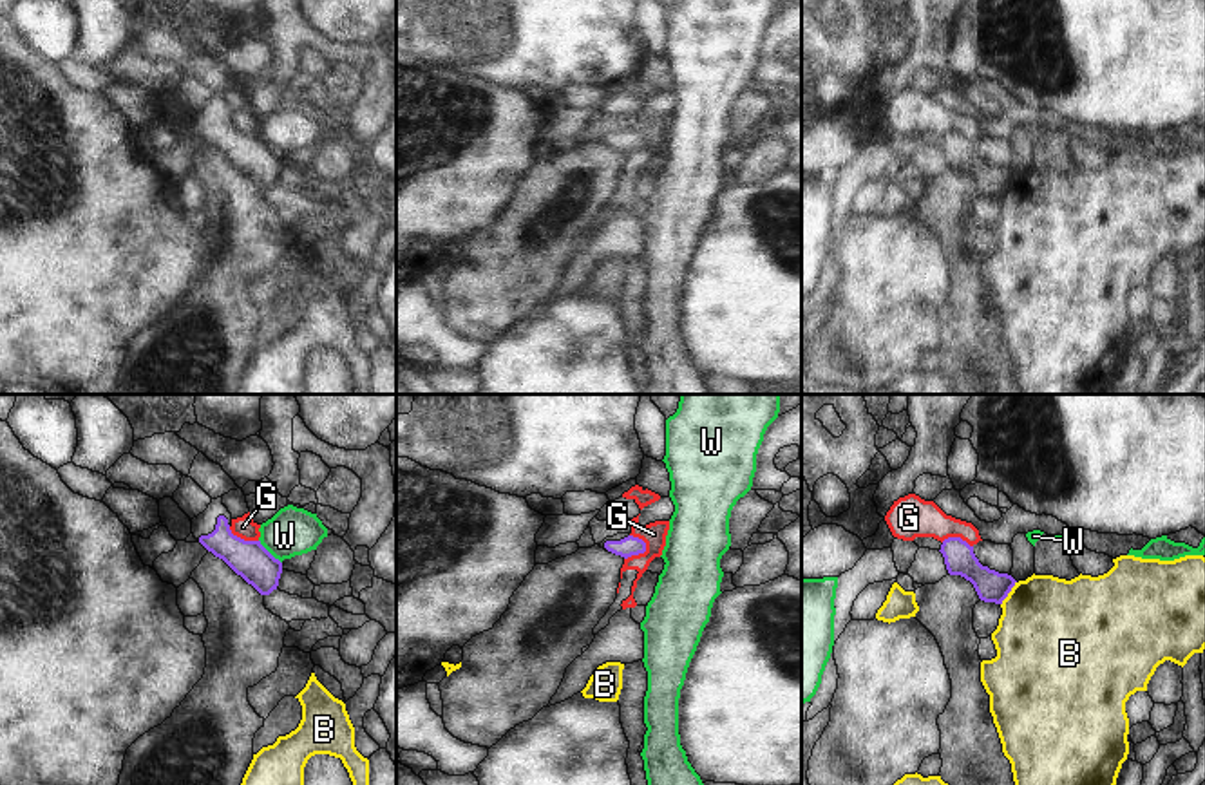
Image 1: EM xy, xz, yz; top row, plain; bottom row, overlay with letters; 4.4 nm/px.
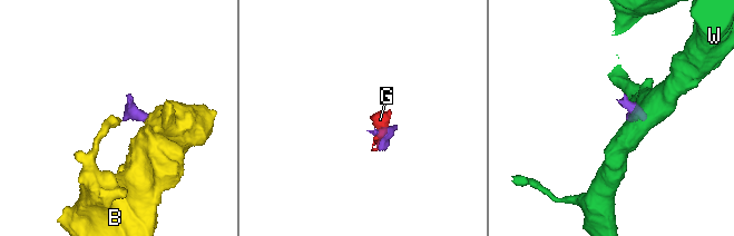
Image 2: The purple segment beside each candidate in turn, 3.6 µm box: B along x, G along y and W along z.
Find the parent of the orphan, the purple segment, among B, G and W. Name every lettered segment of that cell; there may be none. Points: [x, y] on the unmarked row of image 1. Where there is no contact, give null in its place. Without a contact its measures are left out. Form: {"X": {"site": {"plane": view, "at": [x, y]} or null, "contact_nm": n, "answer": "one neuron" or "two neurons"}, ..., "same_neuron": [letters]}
{"B": {"site": {"plane": "yz", "at": [1008, 187]}, "contact_nm": 130, "answer": "two neurons"}, "G": {"site": {"plane": "xz", "at": [641, 147]}, "contact_nm": 130, "answer": "two neurons"}, "W": {"site": {"plane": "xy", "at": [268, 147]}, "contact_nm": 150, "answer": "two neurons"}, "same_neuron": []}

